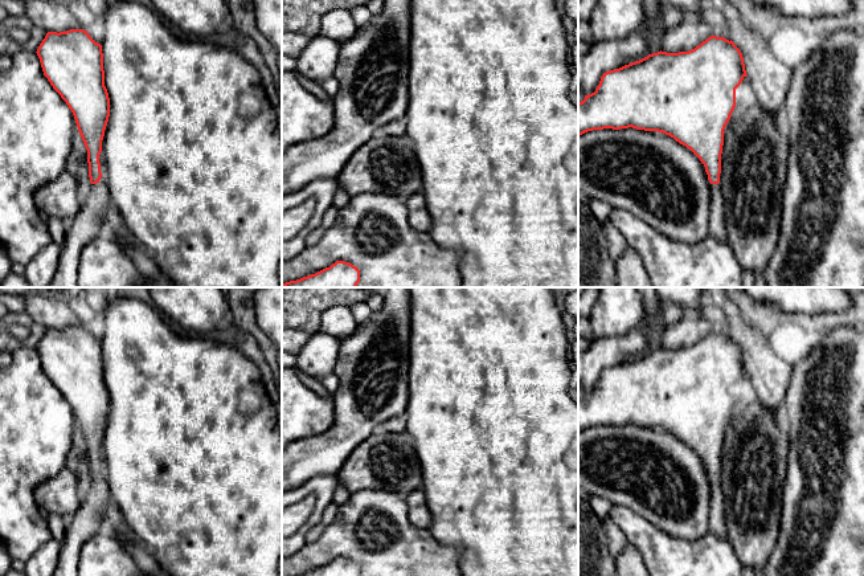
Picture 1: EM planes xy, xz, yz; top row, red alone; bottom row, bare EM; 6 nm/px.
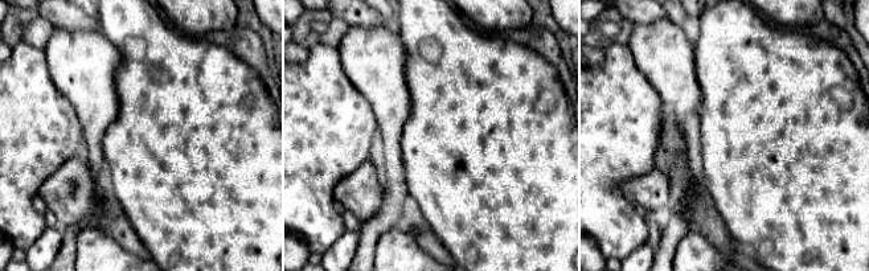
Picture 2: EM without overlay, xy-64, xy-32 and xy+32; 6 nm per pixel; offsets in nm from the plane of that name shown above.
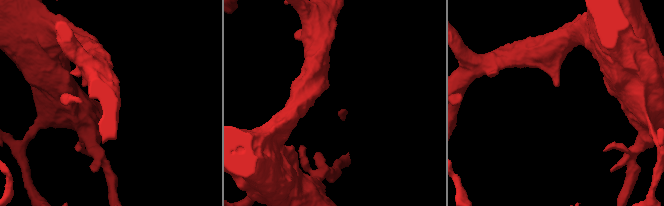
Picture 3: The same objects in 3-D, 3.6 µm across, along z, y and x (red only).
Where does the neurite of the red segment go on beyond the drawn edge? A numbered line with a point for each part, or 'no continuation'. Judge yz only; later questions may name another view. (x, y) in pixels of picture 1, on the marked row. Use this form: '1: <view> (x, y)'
1: yz (717, 229)

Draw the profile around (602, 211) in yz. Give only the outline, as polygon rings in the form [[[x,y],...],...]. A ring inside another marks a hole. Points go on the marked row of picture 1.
[[[593,199],[589,201],[589,207],[590,207],[590,211],[594,213],[594,216],[597,217],[597,220],[605,225],[605,222],[610,218],[611,216],[611,207],[602,201],[602,200],[597,200],[597,199]]]

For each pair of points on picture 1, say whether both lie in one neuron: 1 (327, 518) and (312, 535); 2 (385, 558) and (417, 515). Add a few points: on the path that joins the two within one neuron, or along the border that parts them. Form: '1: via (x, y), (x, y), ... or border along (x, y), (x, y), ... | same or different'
1: via (324, 522), (316, 531) | same
2: border along (405, 498), (409, 521), (426, 530) | different

